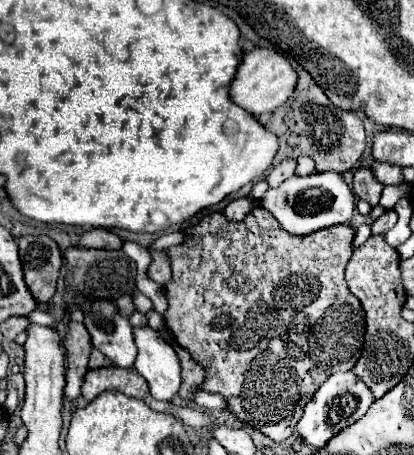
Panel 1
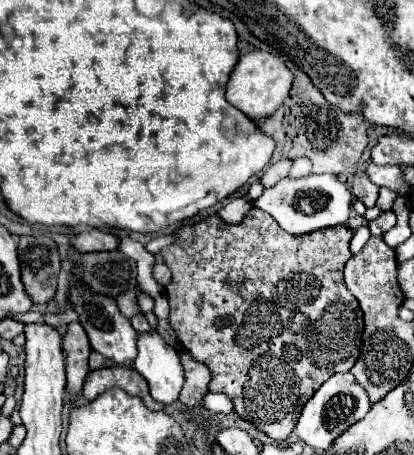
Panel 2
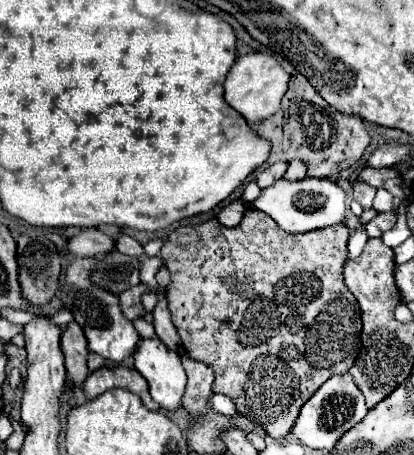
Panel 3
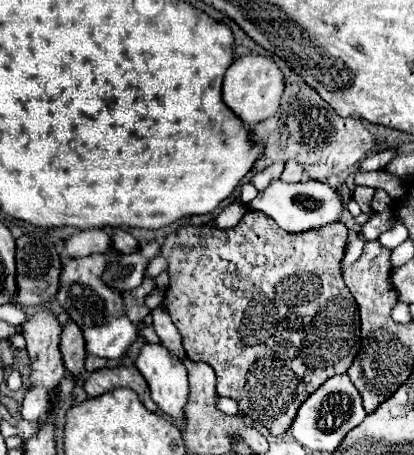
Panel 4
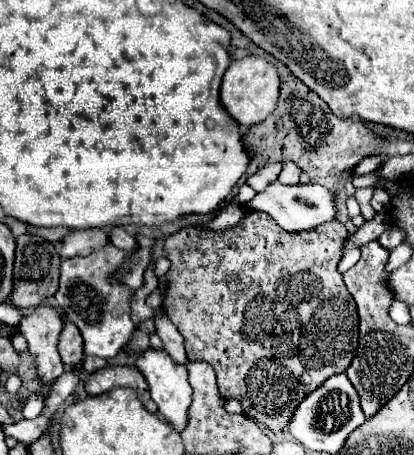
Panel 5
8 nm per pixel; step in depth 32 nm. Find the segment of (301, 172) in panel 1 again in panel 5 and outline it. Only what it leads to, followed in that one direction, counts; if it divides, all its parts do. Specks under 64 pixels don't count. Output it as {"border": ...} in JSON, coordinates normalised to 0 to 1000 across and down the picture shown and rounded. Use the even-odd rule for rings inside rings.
{"border":[[[691,356],[691,360],[681,365],[681,378],[676,378],[676,387],[671,387],[671,400],[676,400],[676,404],[696,404],[696,409],[725,404],[725,369],[720,369],[715,360],[705,360],[705,356]]]}

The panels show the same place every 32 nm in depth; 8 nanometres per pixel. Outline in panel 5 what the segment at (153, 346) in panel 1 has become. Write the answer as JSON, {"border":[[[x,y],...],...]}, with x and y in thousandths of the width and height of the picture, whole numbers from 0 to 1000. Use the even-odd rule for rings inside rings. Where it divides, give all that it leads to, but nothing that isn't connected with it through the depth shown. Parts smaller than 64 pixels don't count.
{"border":[[[372,765],[353,769],[343,787],[333,787],[329,796],[333,813],[348,822],[357,848],[362,848],[362,870],[382,892],[382,905],[406,923],[406,932],[440,954],[449,932],[454,932],[454,897],[464,888],[464,853],[454,844],[454,822],[449,822],[449,804],[425,800],[401,774],[382,774]]]}

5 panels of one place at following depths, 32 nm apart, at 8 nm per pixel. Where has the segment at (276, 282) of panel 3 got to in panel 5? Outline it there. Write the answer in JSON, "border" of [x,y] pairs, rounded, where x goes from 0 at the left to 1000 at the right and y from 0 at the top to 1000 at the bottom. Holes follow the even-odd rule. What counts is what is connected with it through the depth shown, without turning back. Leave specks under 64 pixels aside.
{"border":[[[604,462],[589,470],[589,479],[536,510],[517,510],[517,505],[488,505],[488,501],[444,501],[415,519],[401,523],[401,567],[415,576],[401,611],[406,611],[406,637],[401,637],[401,655],[391,668],[391,681],[401,686],[401,695],[415,703],[415,712],[430,721],[430,730],[444,738],[449,747],[449,778],[454,791],[493,791],[502,800],[512,800],[512,809],[522,813],[522,831],[527,831],[527,857],[541,875],[570,875],[585,884],[594,914],[614,919],[618,927],[647,936],[657,949],[676,949],[696,923],[705,919],[715,888],[725,888],[734,879],[734,870],[744,870],[749,862],[758,862],[787,831],[797,831],[802,822],[821,822],[831,818],[865,765],[865,686],[860,686],[860,664],[845,651],[845,642],[836,637],[826,607],[816,602],[812,585],[826,567],[826,541],[841,523],[841,505],[831,501],[831,492],[821,492],[816,484],[802,484],[792,492],[778,492],[758,505],[734,505],[734,510],[691,510],[681,505],[657,475],[647,475],[643,466],[618,466]]]}

